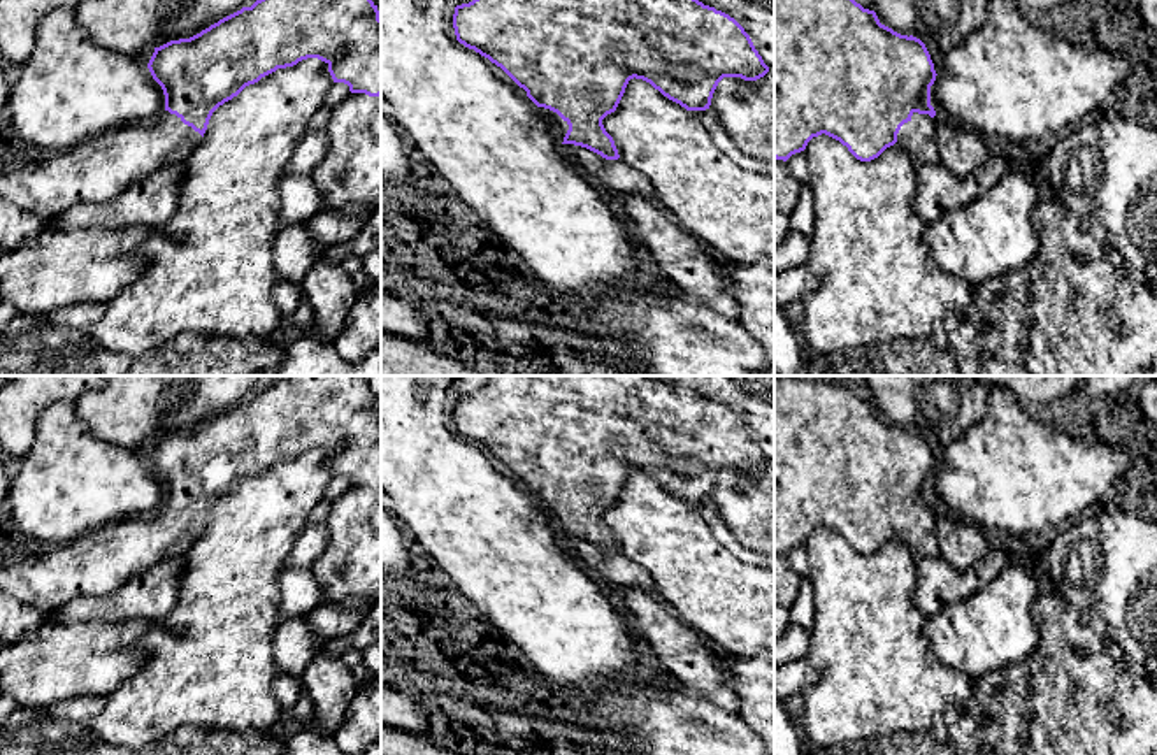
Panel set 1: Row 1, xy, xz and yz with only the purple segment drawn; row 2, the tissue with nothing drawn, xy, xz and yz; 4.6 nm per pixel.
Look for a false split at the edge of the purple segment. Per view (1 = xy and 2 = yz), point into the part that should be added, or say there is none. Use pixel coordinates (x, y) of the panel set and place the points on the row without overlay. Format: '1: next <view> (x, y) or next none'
1: next xy (93, 566)
2: next yz (919, 529)

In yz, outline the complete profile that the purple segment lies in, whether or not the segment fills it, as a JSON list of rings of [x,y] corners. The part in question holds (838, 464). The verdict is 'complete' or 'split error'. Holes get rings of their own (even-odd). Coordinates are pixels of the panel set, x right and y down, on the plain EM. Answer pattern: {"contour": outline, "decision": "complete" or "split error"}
{"contour": [[[774,376],[774,551],[787,555],[822,527],[839,534],[860,555],[878,551],[897,537],[909,546],[915,560],[938,555],[936,504],[931,479],[934,457],[925,437],[880,416],[846,386],[808,381],[799,376]]], "decision": "split error"}

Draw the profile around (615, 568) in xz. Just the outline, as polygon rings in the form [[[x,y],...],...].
[[[562,537],[567,553],[579,557],[593,576],[604,578],[611,586],[639,586],[653,592],[651,576],[622,553],[606,553],[600,548],[574,537]]]

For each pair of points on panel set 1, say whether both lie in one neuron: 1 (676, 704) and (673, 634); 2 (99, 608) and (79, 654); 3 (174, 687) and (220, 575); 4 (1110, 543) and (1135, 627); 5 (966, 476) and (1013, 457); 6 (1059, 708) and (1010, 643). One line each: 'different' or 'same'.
1: different
2: different
3: same
4: same
5: same
6: different

